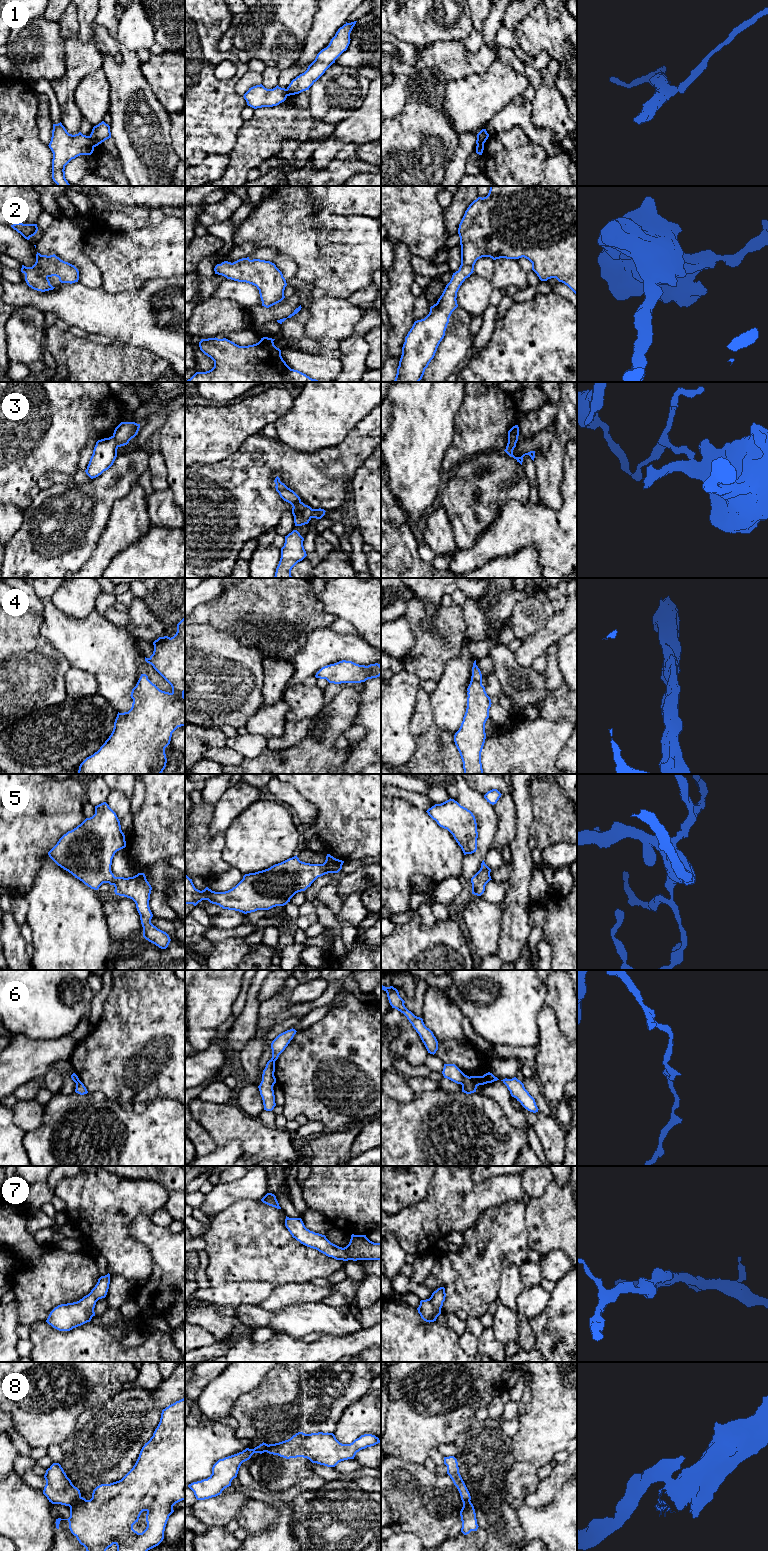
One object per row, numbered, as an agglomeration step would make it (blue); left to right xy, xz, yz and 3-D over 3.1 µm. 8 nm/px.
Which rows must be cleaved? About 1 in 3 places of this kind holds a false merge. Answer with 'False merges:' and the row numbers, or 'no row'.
False merges: 1, 3, 6, 8

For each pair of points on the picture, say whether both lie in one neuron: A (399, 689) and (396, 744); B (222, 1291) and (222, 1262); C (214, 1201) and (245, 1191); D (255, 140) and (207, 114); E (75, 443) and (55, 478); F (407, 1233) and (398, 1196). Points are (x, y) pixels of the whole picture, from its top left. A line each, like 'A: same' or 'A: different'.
A: same
B: different
C: same
D: different
E: different
F: different

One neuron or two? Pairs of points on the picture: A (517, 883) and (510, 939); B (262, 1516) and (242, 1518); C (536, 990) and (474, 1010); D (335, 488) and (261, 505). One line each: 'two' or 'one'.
A: one
B: one
C: one
D: one

